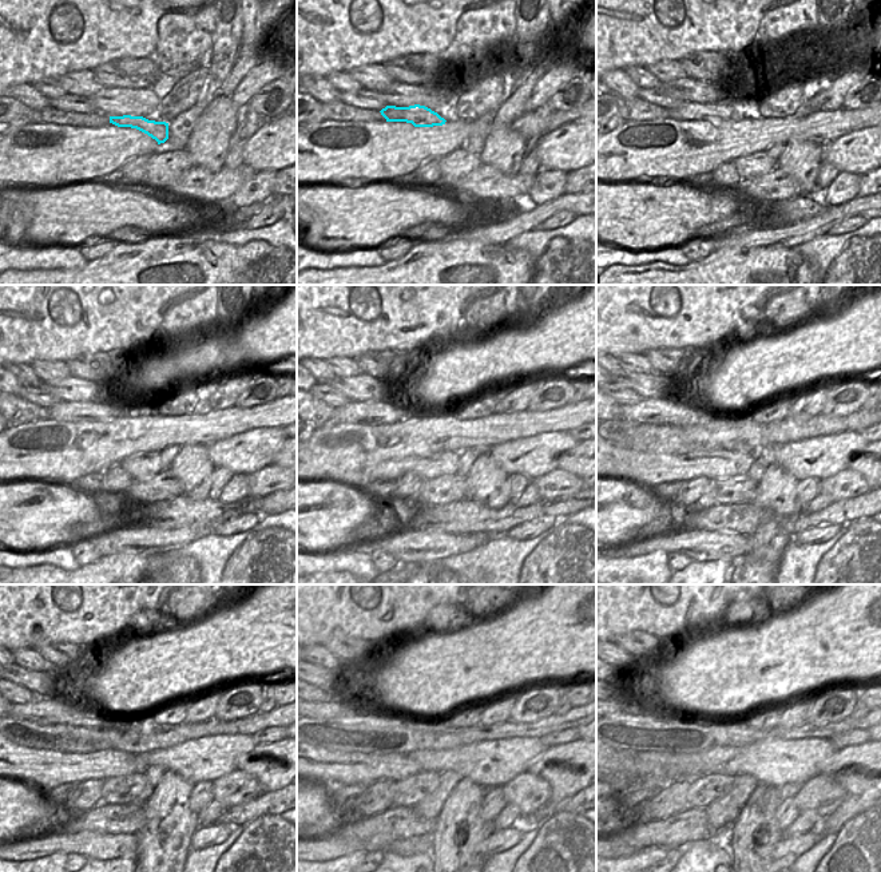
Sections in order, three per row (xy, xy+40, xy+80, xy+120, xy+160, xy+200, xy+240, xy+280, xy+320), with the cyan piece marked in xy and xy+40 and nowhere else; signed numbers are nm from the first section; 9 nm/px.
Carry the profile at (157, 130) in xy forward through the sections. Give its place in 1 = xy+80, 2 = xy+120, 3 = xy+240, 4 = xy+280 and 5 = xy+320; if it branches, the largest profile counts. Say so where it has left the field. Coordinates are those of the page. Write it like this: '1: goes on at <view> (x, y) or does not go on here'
1: goes on at xy+80 (715, 113)
2: goes on at xy+120 (63, 411)
3: goes on at xy+240 (54, 709)
4: goes on at xy+280 (329, 710)
5: goes on at xy+320 (627, 712)

